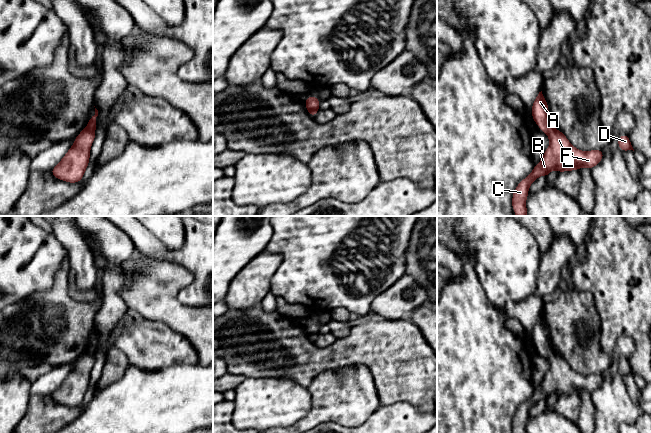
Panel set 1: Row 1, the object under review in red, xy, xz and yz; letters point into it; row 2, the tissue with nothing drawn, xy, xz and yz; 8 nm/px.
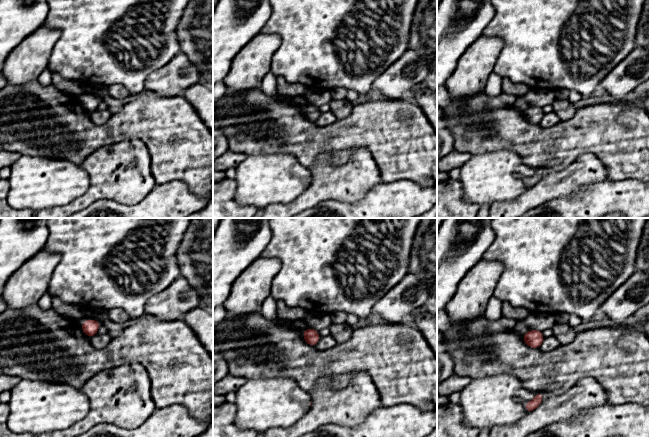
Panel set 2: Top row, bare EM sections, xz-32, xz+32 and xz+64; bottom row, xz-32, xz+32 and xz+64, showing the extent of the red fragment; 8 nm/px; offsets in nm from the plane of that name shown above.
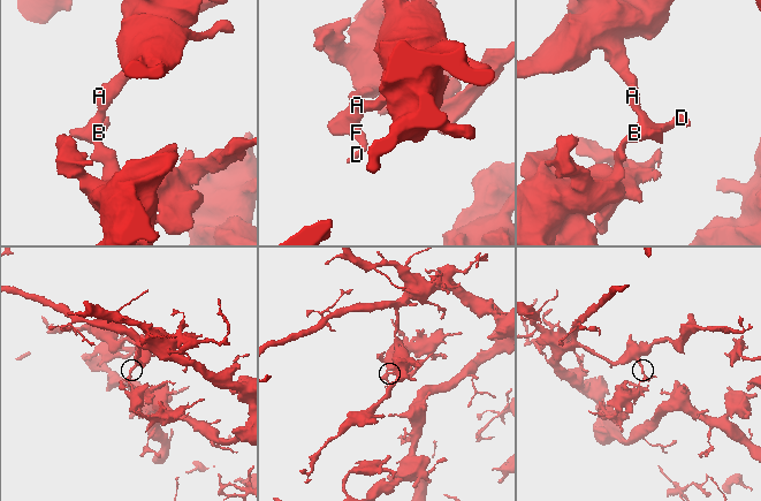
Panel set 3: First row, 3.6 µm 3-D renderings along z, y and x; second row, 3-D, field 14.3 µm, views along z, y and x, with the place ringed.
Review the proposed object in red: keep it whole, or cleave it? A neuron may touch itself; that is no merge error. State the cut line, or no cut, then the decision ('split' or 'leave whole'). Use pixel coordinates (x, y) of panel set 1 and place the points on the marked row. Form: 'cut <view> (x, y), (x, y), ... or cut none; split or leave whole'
cut none; leave whole

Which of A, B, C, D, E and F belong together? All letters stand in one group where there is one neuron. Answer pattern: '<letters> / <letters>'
A B C D E F

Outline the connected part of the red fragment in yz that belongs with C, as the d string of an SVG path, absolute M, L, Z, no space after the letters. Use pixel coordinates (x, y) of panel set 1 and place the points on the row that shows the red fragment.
M541 91L533 103L531 112L541 131L548 135L550 145L541 158L541 162L534 166L531 174L518 184L513 193L512 206L516 216L527 216L528 190L539 176L547 177L554 169L558 172L578 170L581 167L591 169L603 158L603 150L583 152L573 147L561 131L553 128L548 109L549 106Z

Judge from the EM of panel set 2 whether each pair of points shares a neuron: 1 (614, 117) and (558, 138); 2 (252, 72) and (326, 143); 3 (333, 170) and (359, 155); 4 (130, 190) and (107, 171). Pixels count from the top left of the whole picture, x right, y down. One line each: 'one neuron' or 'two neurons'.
1: one neuron
2: two neurons
3: one neuron
4: one neuron

